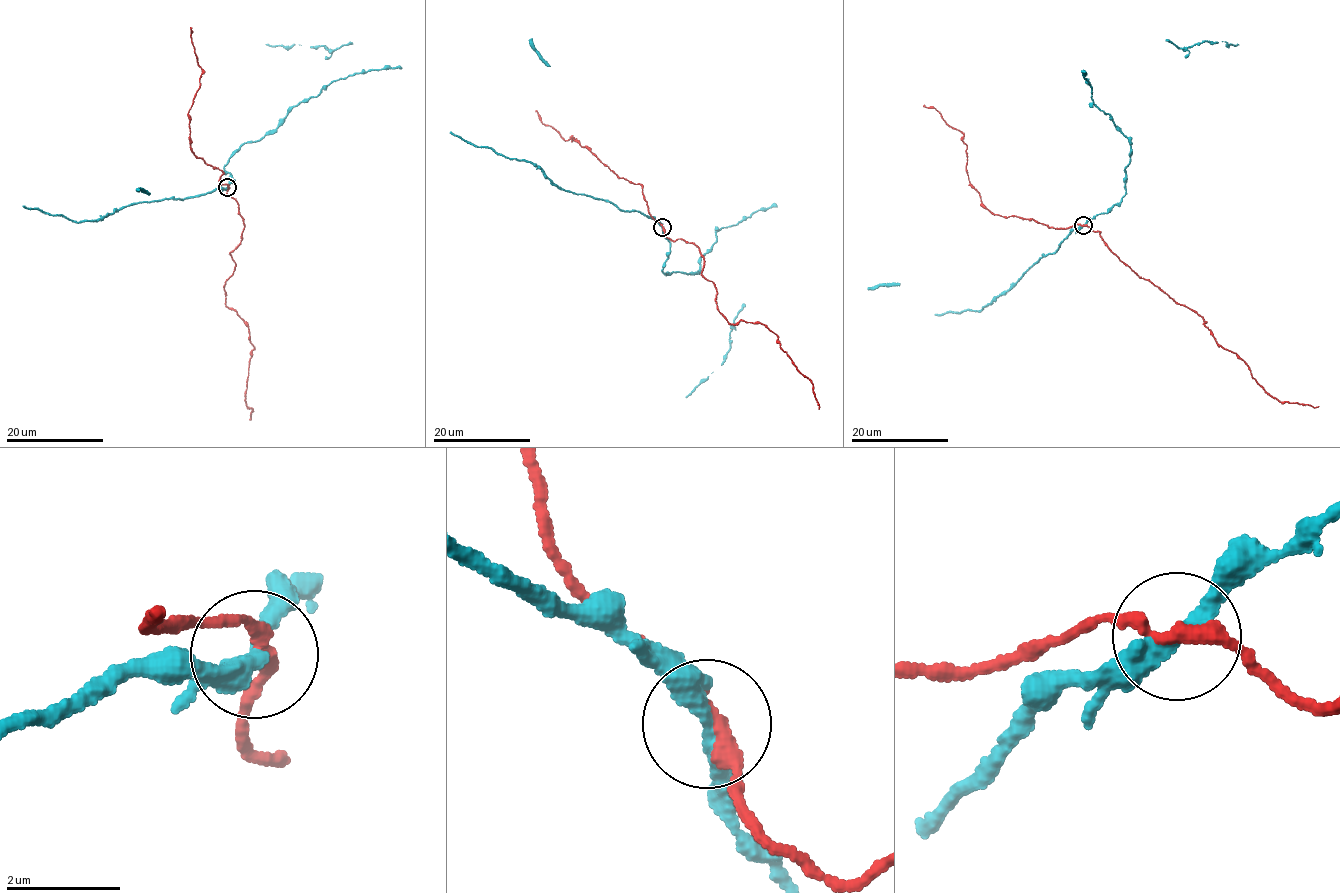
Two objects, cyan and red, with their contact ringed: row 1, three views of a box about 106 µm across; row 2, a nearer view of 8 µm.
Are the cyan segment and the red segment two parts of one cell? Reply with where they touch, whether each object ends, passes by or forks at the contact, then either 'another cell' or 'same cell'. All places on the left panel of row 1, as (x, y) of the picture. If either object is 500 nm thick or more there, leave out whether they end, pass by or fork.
at (227, 187); cyan passes by; red passes by; another cell

